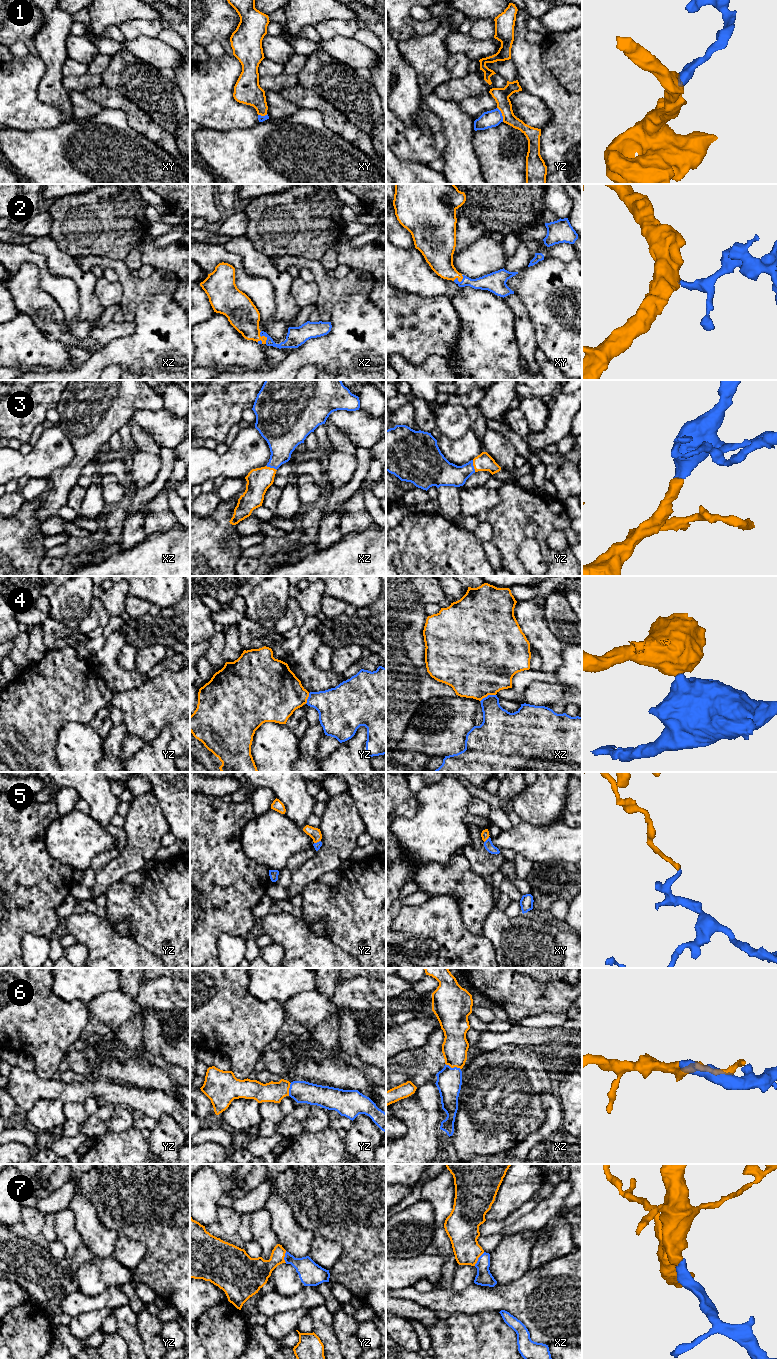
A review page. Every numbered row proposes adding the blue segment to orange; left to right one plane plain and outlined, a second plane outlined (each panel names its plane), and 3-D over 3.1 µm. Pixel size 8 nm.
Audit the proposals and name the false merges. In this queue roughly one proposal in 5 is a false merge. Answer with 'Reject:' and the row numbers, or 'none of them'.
Reject: 4

